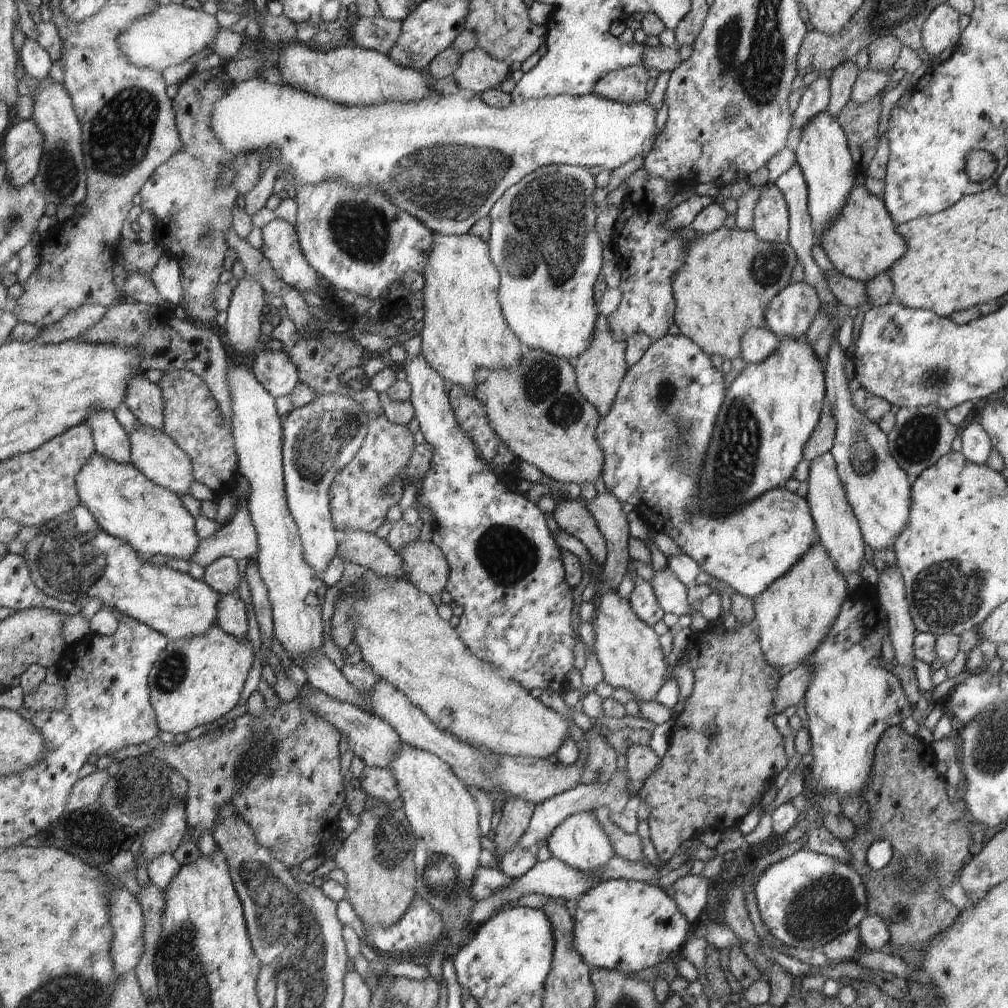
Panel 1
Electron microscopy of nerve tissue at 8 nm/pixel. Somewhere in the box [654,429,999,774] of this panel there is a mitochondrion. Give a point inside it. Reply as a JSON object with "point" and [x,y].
{"point":[946,594]}

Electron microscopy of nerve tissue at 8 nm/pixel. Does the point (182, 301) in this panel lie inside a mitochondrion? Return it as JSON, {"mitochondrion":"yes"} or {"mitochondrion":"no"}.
{"mitochondrion":"no"}

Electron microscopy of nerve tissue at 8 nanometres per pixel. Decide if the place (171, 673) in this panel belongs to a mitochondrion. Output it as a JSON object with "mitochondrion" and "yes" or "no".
{"mitochondrion":"yes"}

